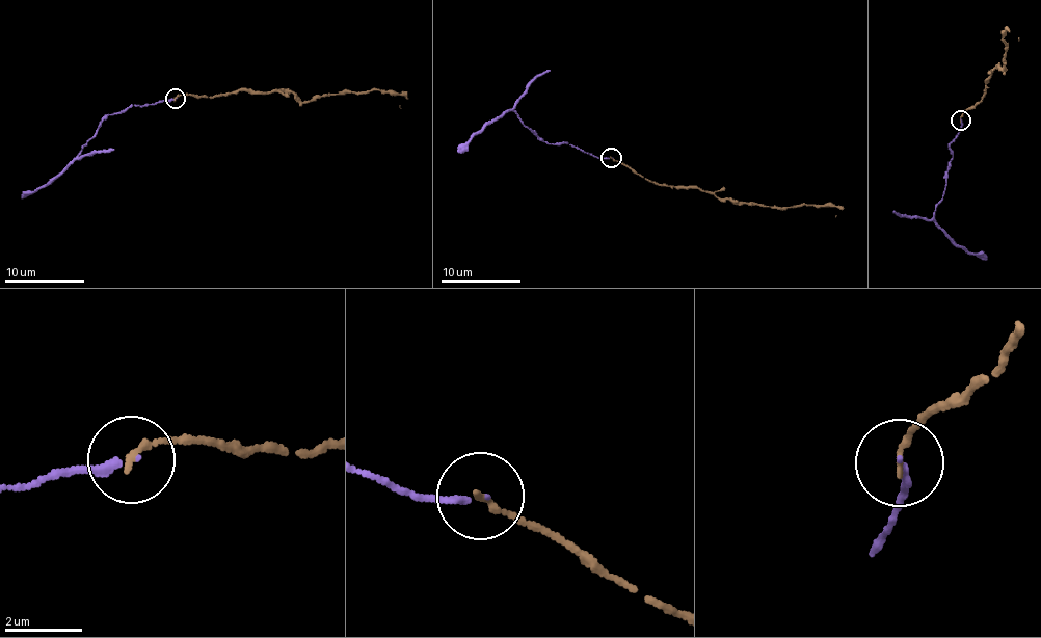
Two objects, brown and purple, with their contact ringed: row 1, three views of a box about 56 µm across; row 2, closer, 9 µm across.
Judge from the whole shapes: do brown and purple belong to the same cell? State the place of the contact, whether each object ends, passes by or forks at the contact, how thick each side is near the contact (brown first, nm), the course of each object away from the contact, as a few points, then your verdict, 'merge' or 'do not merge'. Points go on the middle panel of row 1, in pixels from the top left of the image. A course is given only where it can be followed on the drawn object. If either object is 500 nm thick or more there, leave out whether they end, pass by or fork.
(611, 157) | brown ends | purple ends | 170/170 nm | brown via (611, 158), (651, 182), (675, 188), (697, 188), (738, 204), (774, 208), (830, 205), (842, 209), (836, 216) | purple via (611, 158), (595, 157), (567, 142), (545, 142), (525, 127), (517, 112), (509, 110), (485, 126), (459, 153) | merge

